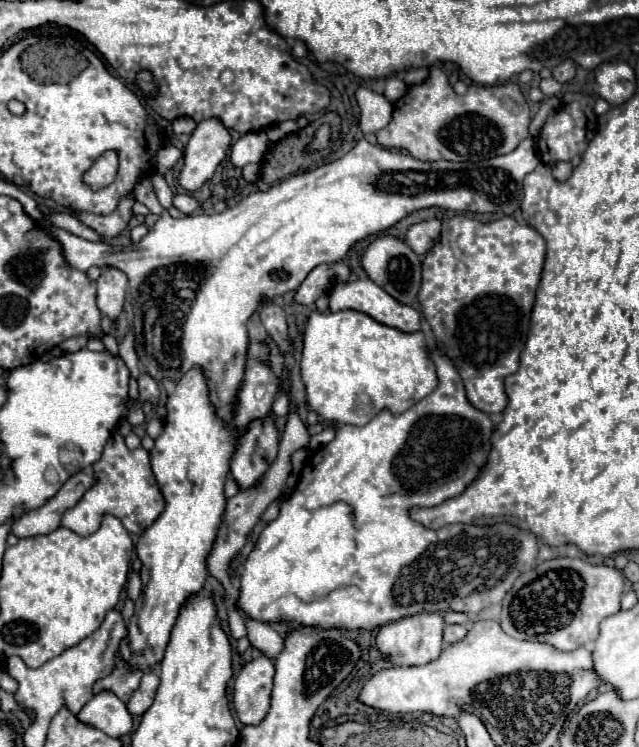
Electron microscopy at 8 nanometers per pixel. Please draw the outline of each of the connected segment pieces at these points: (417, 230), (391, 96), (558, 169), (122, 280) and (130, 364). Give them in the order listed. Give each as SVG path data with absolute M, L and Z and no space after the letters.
M439 220L419 222L419 224L415 224L407 230L405 244L409 244L409 248L413 248L413 252L423 256L425 252L429 252L429 248L433 248L433 244L439 238L439 232L441 232L441 222Z
M389 76L389 78L385 80L383 96L385 96L391 104L395 104L405 92L407 92L407 84L405 84L399 76Z
M557 162L557 164L553 166L553 176L555 176L557 180L561 180L561 182L565 182L565 180L571 176L571 172L573 172L571 162Z
M105 266L101 276L97 278L97 306L101 314L109 318L117 318L123 310L127 294L127 276L119 268Z
M127 330L125 340L119 344L119 356L125 360L129 372L137 378L137 376L141 374L141 366L139 366L137 354L135 354L135 338L133 338L133 330Z

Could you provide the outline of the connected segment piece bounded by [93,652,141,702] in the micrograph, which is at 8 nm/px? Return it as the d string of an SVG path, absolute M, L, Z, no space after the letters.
M117 652L117 660L115 660L115 666L113 666L111 674L105 676L105 678L101 678L101 680L97 680L97 684L93 684L93 694L103 692L103 690L109 690L119 700L129 702L131 694L139 688L139 680L141 680L141 672L139 670L129 672L125 668L125 662L123 662L121 654Z

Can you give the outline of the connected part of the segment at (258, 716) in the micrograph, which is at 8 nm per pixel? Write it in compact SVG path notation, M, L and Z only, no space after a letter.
M259 656L243 666L235 680L233 704L237 718L245 726L257 726L269 710L275 666L273 660Z

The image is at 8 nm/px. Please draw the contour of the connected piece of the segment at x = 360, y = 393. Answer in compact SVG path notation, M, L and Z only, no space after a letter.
M313 310L309 314L303 332L301 378L307 402L319 416L353 426L367 424L383 408L401 414L411 400L425 398L437 386L435 364L427 354L423 332L405 334L355 310L335 314Z

